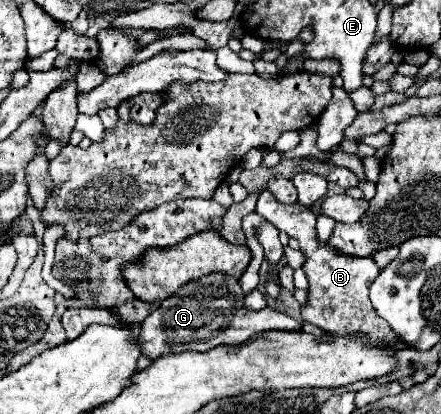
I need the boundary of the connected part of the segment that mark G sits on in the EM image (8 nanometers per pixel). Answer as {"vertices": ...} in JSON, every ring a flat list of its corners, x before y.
{"vertices":[[220,273,204,275,198,281,184,285,176,295,164,299,160,309,150,313,138,341,142,341,142,355,158,359,168,353,184,351,210,351,220,345,238,345,260,331,302,331,302,321,296,321,276,309,248,311,242,305,242,289,238,279]]}

